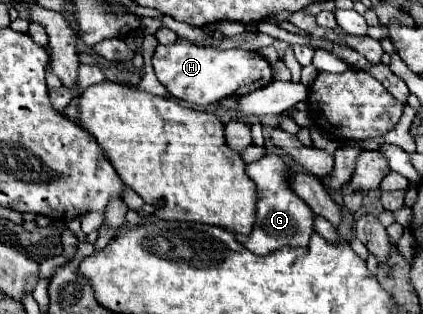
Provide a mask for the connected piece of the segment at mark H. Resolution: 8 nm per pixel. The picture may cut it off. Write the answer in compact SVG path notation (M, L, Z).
M176 41L170 45L158 45L152 63L158 81L168 89L168 93L194 105L210 105L234 95L242 97L272 81L270 63L256 51L244 49L216 49L190 41Z

